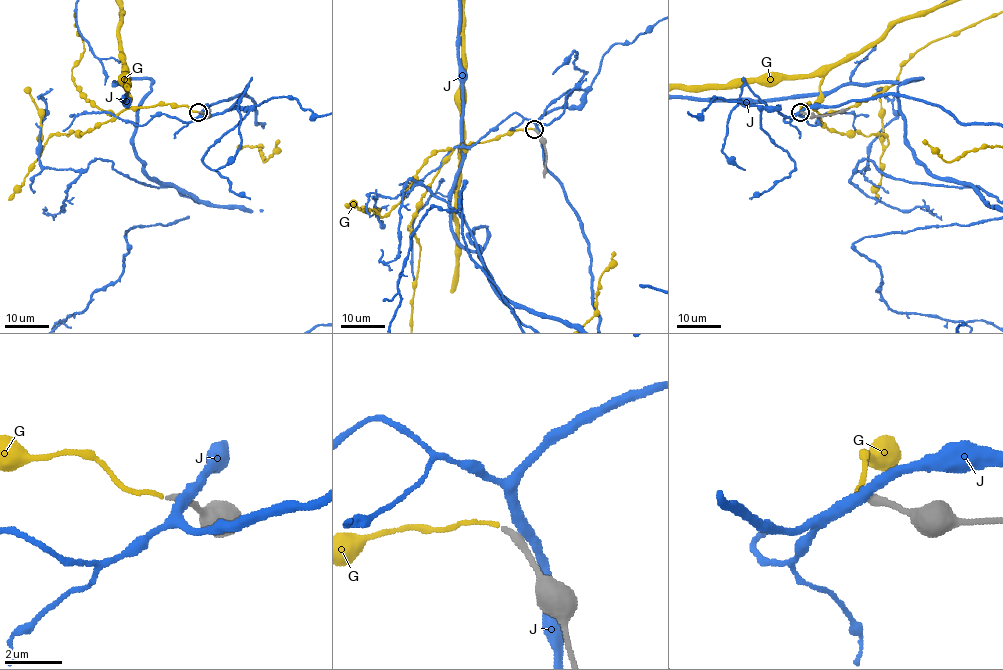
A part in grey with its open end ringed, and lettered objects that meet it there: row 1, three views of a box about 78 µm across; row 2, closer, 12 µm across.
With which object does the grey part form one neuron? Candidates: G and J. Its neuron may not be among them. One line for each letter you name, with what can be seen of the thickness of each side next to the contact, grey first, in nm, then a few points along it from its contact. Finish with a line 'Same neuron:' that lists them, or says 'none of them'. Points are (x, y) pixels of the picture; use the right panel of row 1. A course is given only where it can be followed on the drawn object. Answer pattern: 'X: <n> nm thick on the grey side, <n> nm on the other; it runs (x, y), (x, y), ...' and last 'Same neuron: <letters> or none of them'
G: 280 nm thick on the grey side, 120 nm on the other
Same neuron: G

